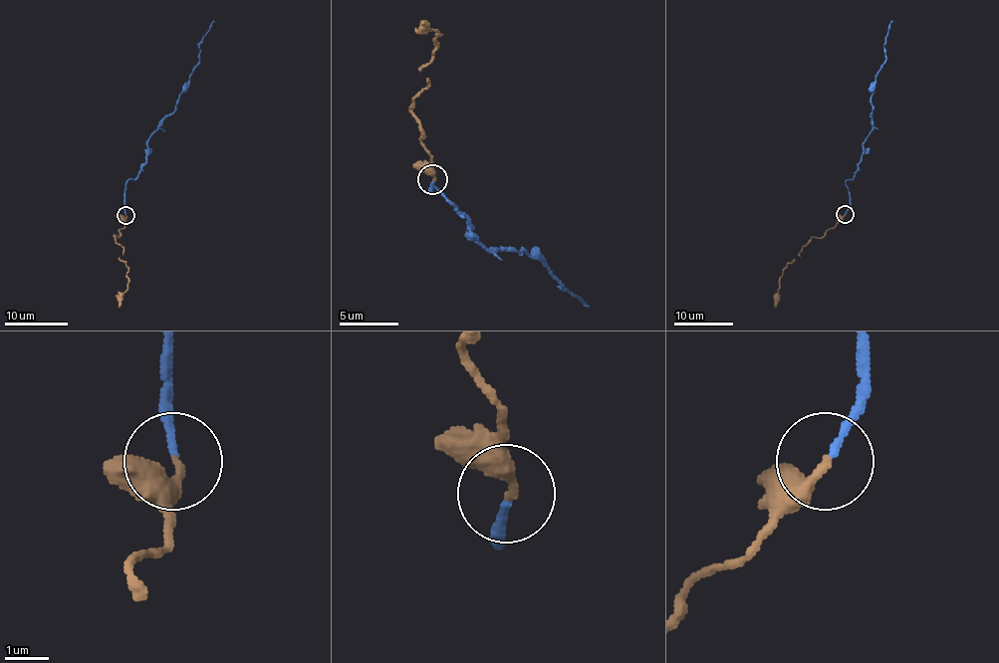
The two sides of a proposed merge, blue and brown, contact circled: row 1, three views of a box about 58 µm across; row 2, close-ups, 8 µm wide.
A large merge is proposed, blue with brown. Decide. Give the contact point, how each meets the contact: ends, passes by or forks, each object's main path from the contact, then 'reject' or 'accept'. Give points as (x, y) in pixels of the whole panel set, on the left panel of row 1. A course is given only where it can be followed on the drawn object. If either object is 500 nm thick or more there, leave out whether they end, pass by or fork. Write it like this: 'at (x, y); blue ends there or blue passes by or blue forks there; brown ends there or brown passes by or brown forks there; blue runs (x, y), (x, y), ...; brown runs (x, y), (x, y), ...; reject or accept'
at (125, 215); blue ends there; brown ends there; blue runs (125, 214), (125, 182), (137, 175), (147, 159), (147, 141), (173, 111), (198, 62), (198, 43), (214, 20); brown runs (125, 215), (125, 224), (115, 237), (123, 249), (119, 258), (128, 271), (128, 288), (120, 308); accept

